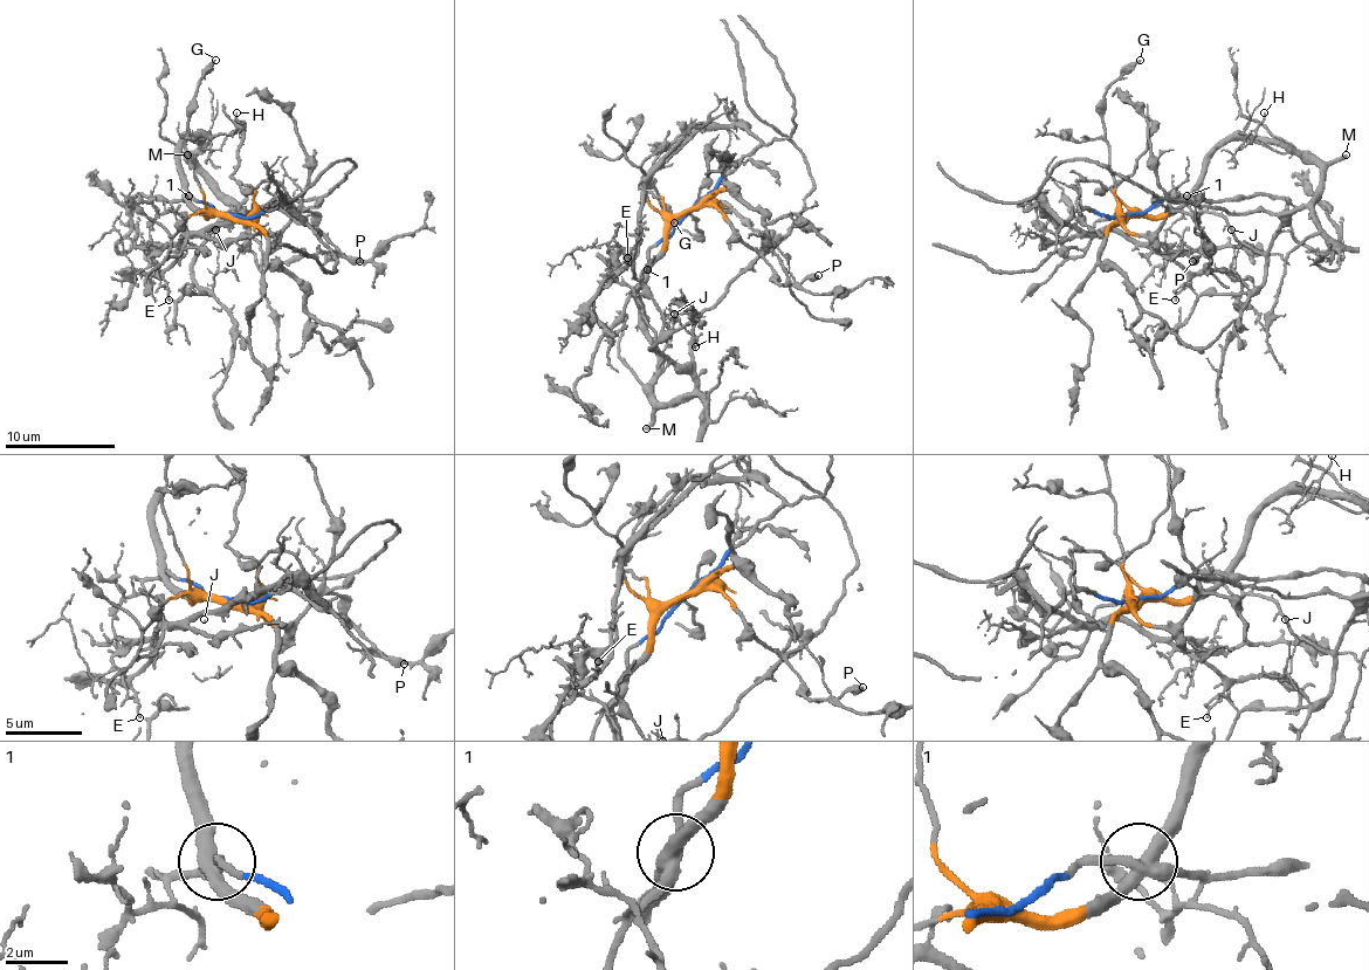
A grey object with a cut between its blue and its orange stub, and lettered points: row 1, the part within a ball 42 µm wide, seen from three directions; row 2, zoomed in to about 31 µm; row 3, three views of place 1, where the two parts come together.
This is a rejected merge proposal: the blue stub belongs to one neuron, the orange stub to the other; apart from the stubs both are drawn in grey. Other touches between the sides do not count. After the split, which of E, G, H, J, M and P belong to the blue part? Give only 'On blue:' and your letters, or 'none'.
On blue: E

